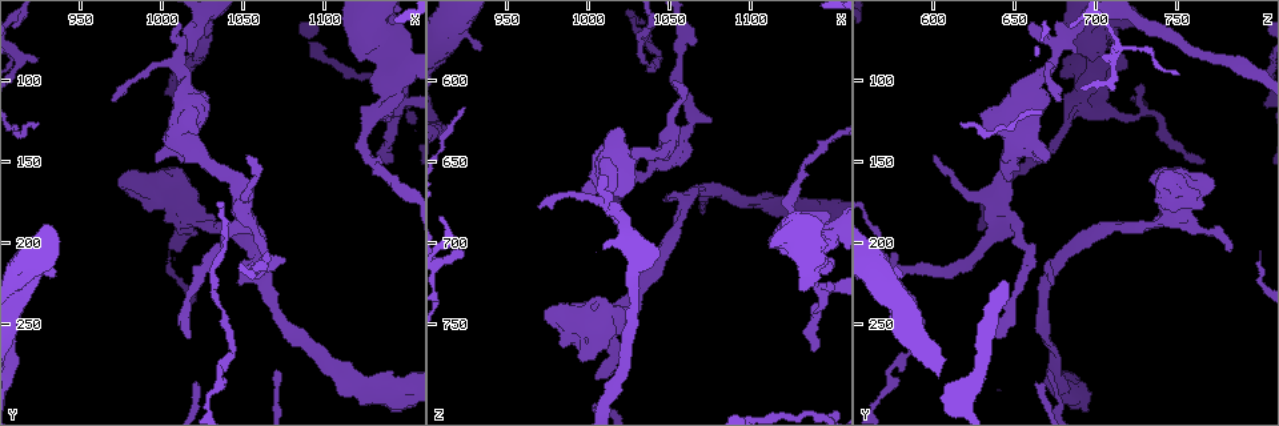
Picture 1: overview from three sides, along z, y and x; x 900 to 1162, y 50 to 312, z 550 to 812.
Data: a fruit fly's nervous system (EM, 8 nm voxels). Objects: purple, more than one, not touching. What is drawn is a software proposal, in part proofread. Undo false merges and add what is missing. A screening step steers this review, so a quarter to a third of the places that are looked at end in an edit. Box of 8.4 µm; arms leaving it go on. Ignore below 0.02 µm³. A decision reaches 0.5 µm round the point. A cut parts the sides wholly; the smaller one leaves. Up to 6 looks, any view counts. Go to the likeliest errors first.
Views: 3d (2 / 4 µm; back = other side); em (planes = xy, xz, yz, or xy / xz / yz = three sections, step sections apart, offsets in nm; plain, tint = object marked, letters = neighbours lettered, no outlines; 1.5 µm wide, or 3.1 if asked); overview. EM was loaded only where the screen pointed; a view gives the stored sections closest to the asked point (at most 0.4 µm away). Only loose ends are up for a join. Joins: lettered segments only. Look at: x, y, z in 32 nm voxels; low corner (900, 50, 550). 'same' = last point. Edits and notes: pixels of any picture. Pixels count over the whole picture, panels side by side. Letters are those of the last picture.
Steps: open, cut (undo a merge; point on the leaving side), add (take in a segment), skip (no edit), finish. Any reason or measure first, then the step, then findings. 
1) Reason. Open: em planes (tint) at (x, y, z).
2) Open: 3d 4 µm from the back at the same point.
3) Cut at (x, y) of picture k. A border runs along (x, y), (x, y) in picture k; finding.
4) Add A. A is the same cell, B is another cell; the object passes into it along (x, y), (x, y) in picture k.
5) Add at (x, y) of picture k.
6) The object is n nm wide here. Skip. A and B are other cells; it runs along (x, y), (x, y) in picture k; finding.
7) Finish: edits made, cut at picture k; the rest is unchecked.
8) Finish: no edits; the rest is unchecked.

Branch stops here. Open: em yz step 8 (letters) at (1006, 204, 782).

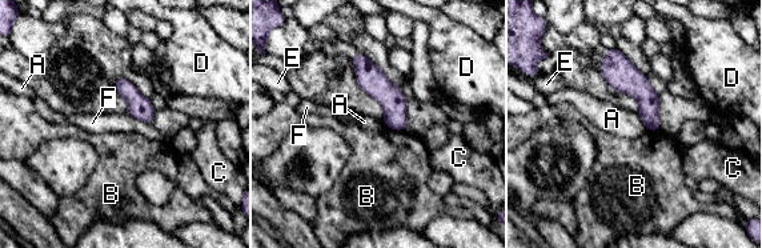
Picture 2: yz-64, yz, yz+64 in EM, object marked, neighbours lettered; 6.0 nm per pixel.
Another direction. Open: em planes (letters) at the same point.

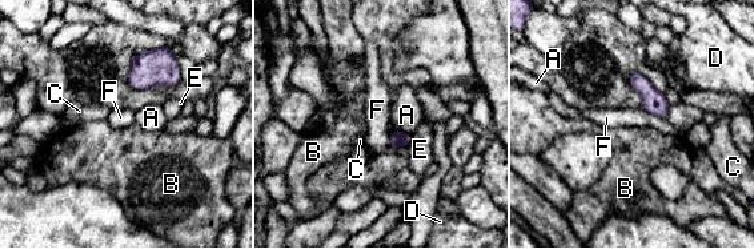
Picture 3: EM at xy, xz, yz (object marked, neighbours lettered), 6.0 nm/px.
The longest contact is with F, 160 nm. Skip. A, B, C, D, E and F are other cells; a border runs along (642, 107), (648, 112), (665, 119) in picture 3; none of them fits.

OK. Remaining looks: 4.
Branch stops here. Open: em planes (tint) at (976, 156, 738).

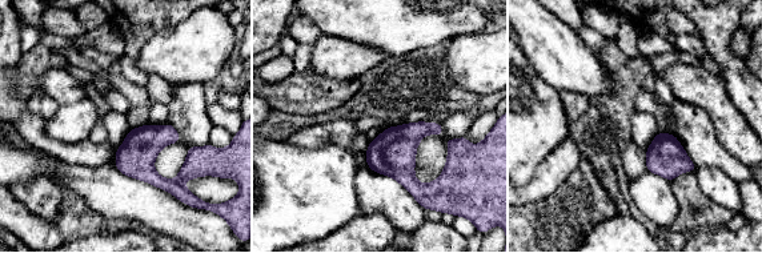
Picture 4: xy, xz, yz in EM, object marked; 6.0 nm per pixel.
Open: em planes (letters) at the same point.

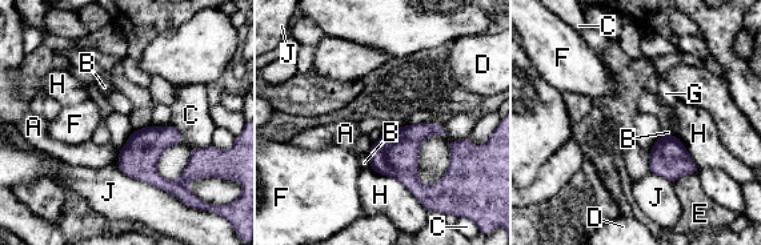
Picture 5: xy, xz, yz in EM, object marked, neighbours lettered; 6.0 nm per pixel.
Skip. A, B, C, D, E, F, G, H and J are other cells; none of them fits.

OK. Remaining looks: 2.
Abrupt turn. Open: 3d 2 µm from the back at (1146, 294, 690).

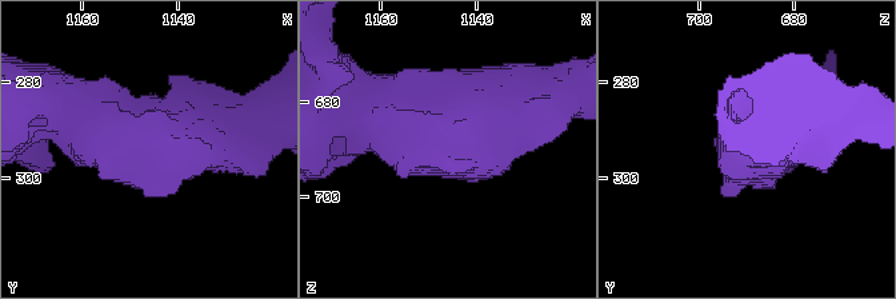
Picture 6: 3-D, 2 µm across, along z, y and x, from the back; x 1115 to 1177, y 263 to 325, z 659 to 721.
Now the EM. Open: em yz step 8 (letters) at (1147, 293, 688).

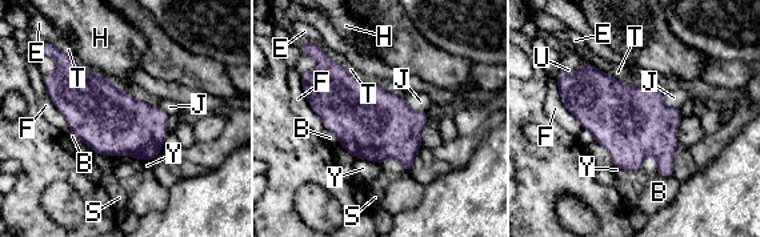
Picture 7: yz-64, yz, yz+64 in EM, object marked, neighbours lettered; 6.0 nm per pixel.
Skip. B, E, F, H, J, S, T, U and Y are other cells; a border runs along (326, 128), (339, 143) in picture 7; one neuron here.

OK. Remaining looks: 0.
Finish: no edits; the rest is unchecked.

